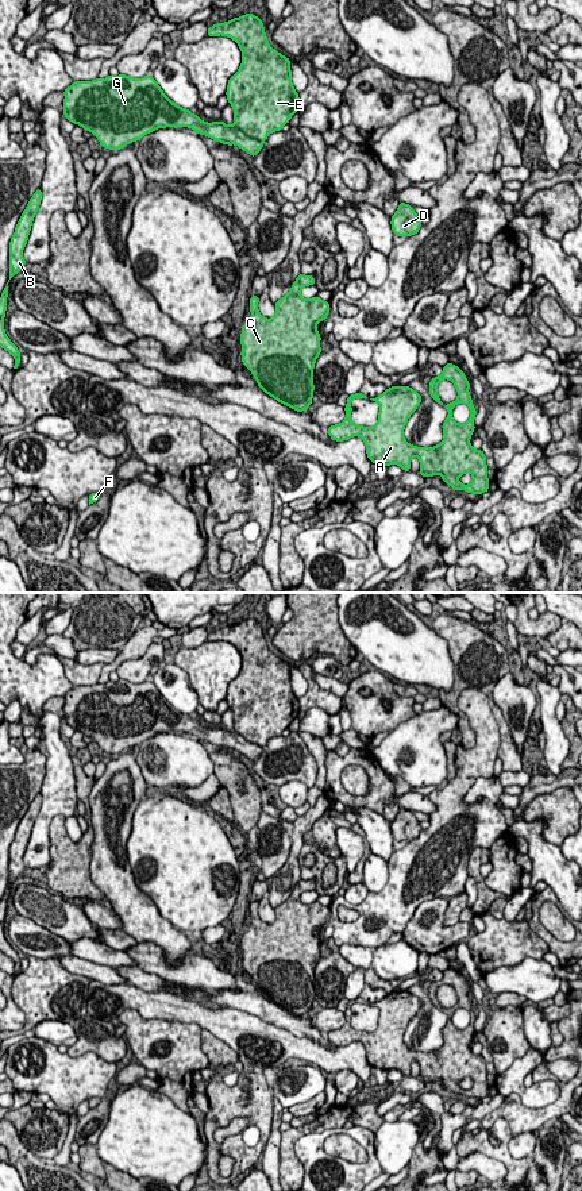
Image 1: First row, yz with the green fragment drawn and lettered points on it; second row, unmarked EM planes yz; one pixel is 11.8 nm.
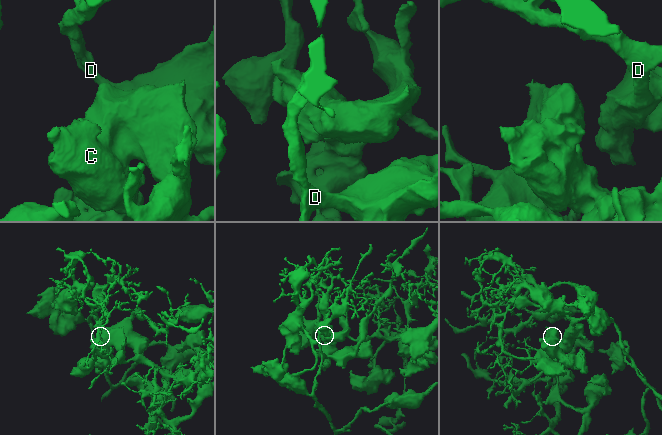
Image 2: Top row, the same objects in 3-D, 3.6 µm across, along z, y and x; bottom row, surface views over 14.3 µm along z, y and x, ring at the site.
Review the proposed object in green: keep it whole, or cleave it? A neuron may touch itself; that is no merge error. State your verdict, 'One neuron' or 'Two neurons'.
One neuron

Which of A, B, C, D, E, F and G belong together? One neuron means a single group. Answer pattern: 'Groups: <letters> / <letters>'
Groups: A B C D E F G

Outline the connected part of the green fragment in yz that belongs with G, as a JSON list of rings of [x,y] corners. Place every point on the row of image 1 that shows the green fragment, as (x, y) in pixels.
[[[247,14],[213,24],[207,32],[207,36],[228,36],[242,50],[242,65],[228,80],[226,92],[234,108],[232,126],[200,120],[174,104],[151,76],[76,81],[63,90],[63,115],[113,151],[157,128],[190,127],[199,135],[236,144],[255,157],[267,136],[281,131],[300,108],[290,59],[269,45],[263,27],[259,18]]]

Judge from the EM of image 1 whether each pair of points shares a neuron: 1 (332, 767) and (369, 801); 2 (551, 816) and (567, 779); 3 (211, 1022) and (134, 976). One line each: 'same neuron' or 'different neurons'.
1: same neuron
2: different neurons
3: different neurons

